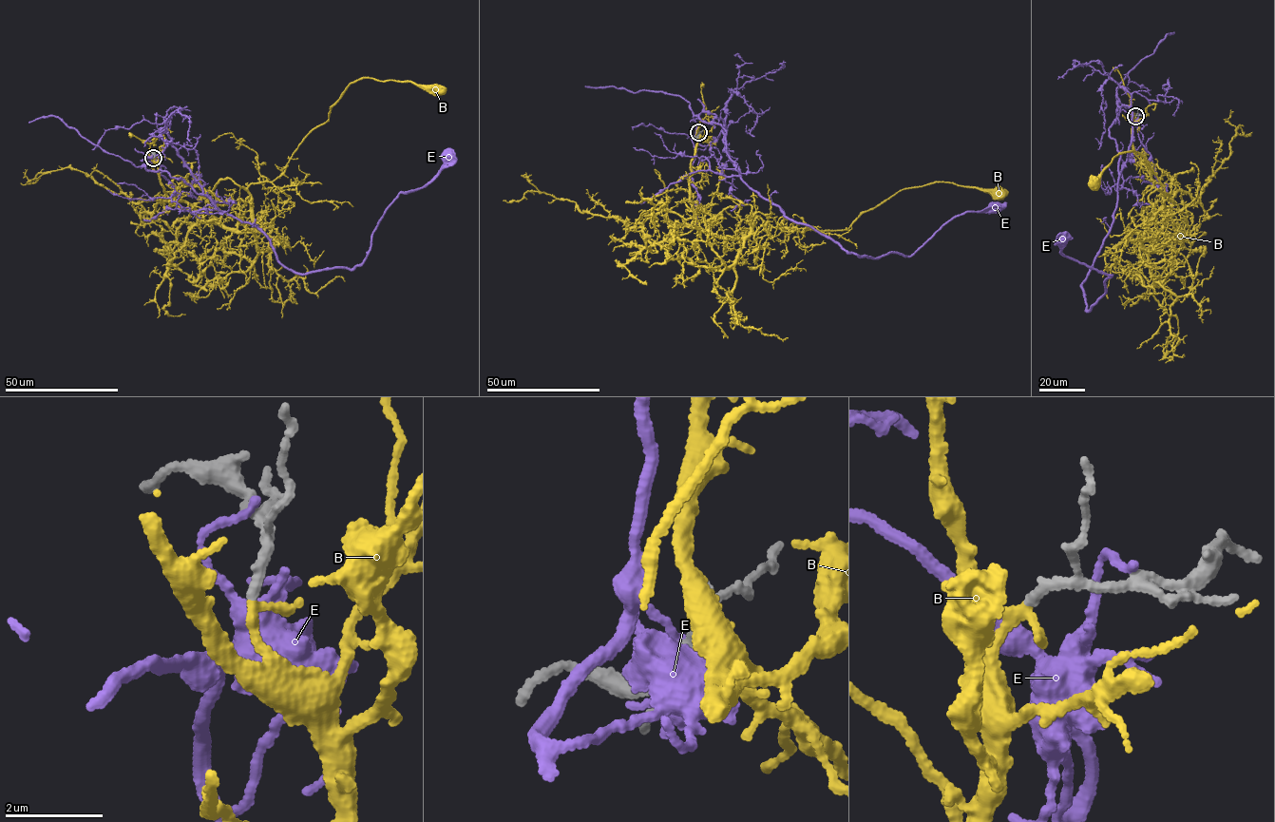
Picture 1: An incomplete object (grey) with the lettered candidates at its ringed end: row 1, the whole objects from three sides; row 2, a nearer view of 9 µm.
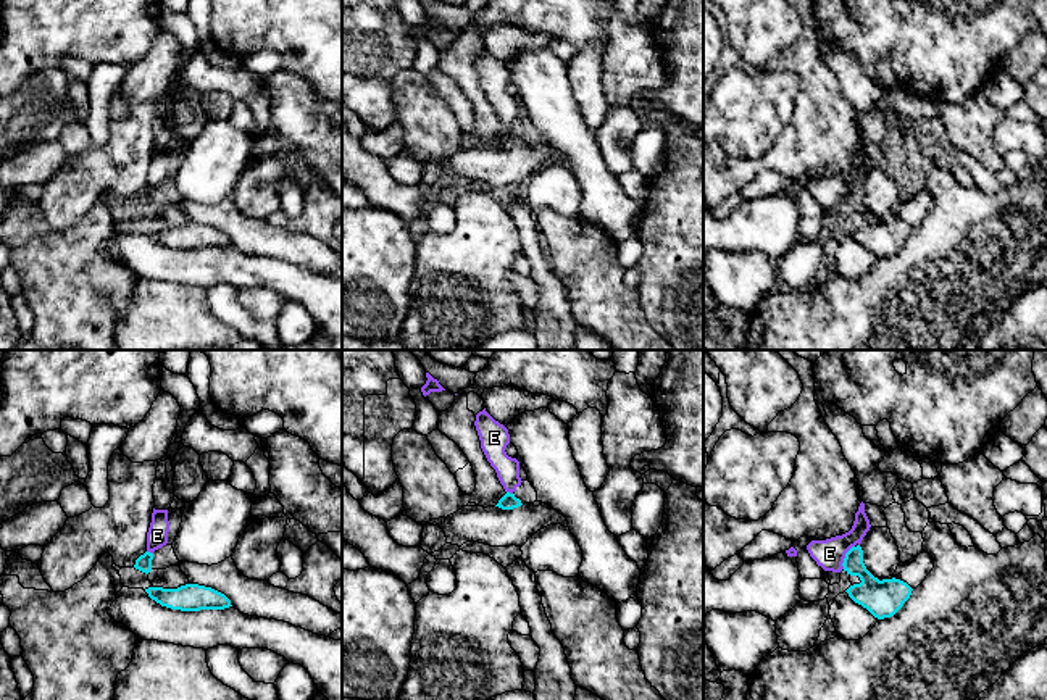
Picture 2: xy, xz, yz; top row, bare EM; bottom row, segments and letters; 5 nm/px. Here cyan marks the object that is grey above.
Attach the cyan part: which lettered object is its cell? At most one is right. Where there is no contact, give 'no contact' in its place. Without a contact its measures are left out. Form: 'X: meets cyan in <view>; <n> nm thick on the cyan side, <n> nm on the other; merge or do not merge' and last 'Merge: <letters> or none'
B: no contact; merge
E: meets cyan in yz; 160 nm thick on the cyan side, 150 nm on the other; do not merge
Merge: B

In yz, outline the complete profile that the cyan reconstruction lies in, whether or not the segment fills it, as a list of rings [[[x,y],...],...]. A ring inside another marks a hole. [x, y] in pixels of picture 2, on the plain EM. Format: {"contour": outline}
{"contour": [[[860,184],[852,185],[844,197],[844,210],[858,215],[860,223],[850,224],[845,231],[849,235],[866,247],[874,256],[884,258],[894,255],[911,234],[911,226],[900,218],[874,216],[863,202]]]}

